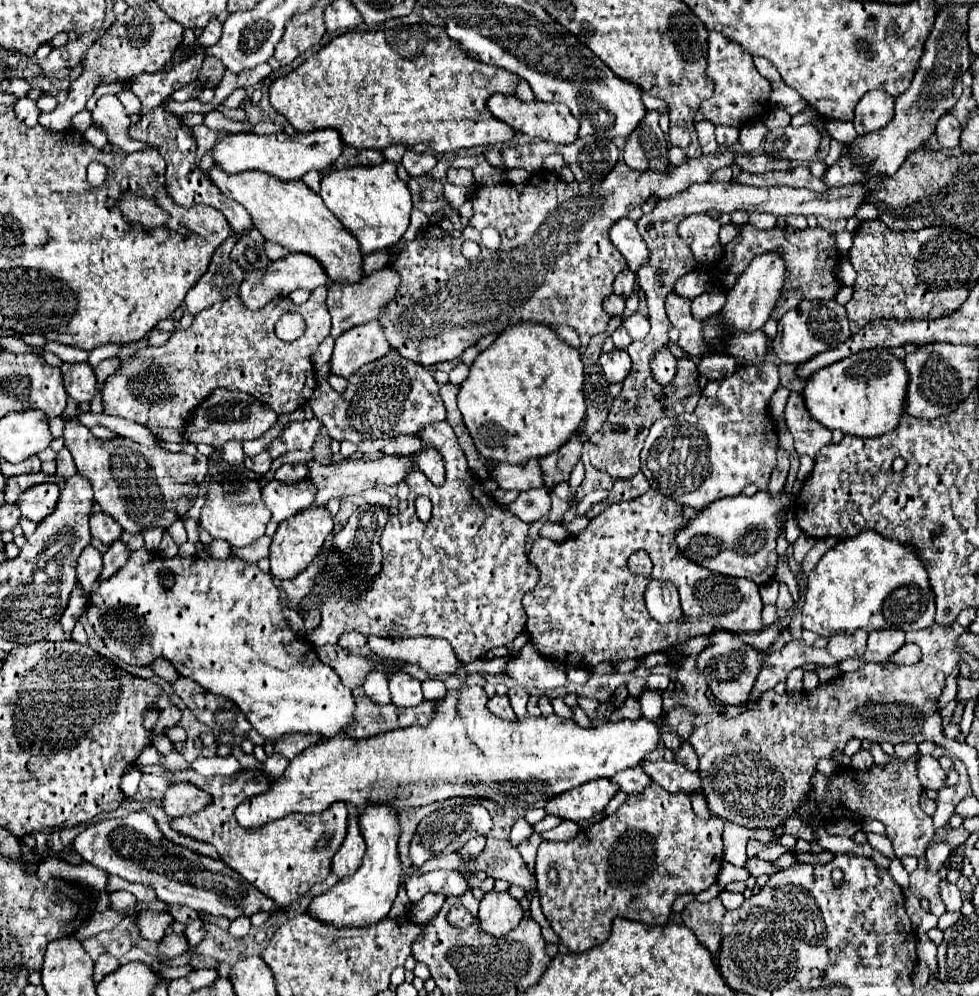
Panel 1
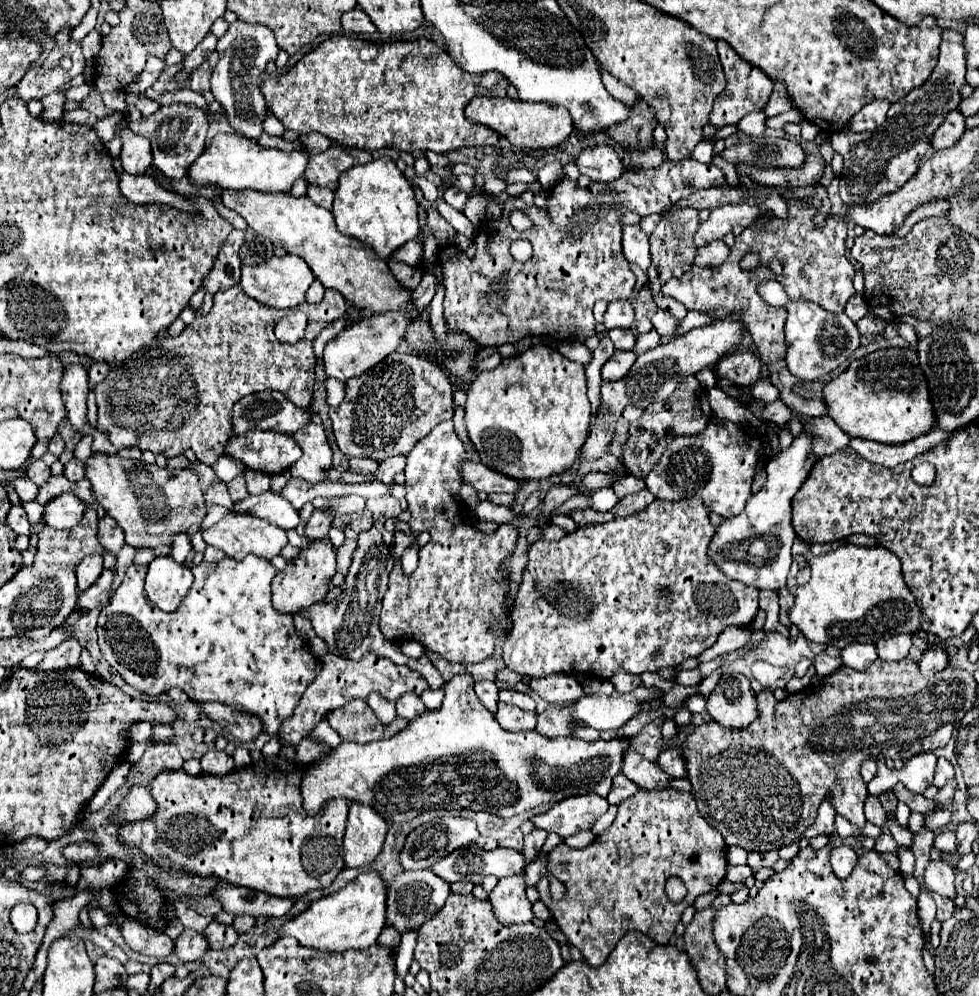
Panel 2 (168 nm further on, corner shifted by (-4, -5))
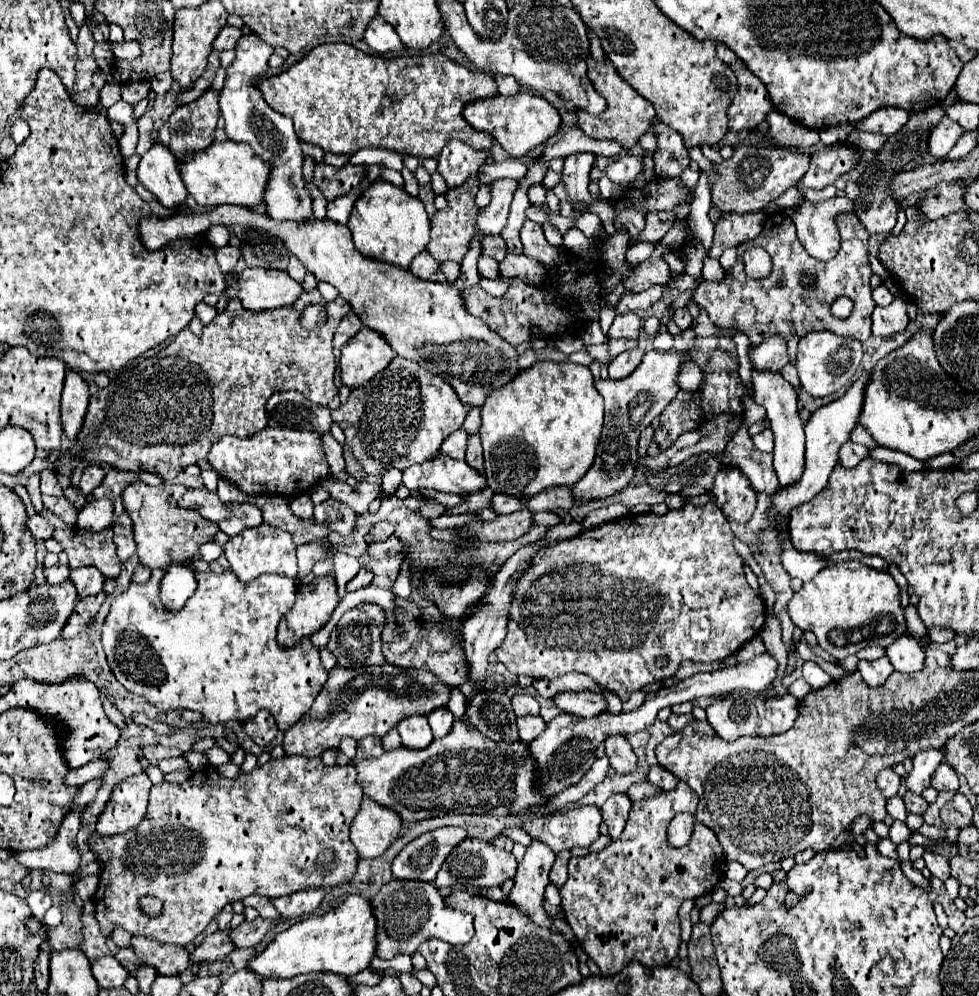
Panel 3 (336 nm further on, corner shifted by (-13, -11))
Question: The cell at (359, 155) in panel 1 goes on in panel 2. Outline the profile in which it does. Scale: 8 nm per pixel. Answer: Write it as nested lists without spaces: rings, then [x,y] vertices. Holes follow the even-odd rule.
[[[331,145],[327,151],[311,153],[309,163],[305,169],[305,179],[311,185],[337,189],[337,177],[351,169],[353,165],[365,165],[373,157],[369,151],[353,149],[353,147],[341,147]]]

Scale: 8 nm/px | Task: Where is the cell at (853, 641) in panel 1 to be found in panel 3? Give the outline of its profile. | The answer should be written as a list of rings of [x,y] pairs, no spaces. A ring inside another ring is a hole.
[[[880,657],[876,661],[860,661],[858,671],[870,687],[880,687],[886,681],[886,677],[894,671],[894,667],[886,657]]]

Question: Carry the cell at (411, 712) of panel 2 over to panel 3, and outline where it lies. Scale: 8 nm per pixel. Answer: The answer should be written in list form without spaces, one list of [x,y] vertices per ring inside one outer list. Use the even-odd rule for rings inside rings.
[[[412,715],[410,719],[402,719],[402,723],[398,723],[396,729],[402,737],[402,745],[408,749],[424,749],[434,739],[428,719],[420,717],[420,715]]]

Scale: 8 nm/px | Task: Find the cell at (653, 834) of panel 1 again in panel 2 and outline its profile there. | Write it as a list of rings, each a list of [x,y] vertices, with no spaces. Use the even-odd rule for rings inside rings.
[[[639,789],[633,797],[629,797],[619,805],[613,825],[603,835],[595,837],[591,845],[587,845],[585,849],[573,849],[563,843],[547,855],[549,857],[547,867],[551,875],[565,885],[563,899],[555,901],[551,897],[549,879],[541,879],[537,889],[541,893],[541,901],[549,907],[565,937],[585,955],[585,961],[591,967],[601,967],[607,961],[609,953],[615,949],[617,941],[629,931],[639,931],[655,939],[655,943],[667,945],[671,935],[675,933],[681,913],[689,905],[693,905],[695,897],[717,889],[717,885],[723,881],[727,871],[725,853],[727,847],[721,833],[717,833],[717,829],[713,829],[705,819],[699,817],[691,793],[673,791],[673,789],[669,791]],[[669,877],[683,879],[687,887],[687,895],[681,903],[671,903],[667,899],[665,883]]]

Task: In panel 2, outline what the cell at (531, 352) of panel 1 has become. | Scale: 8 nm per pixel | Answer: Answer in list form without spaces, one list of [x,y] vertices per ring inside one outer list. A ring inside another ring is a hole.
[[[531,347],[521,355],[505,357],[505,361],[493,371],[481,371],[467,389],[465,425],[481,463],[513,479],[539,481],[567,471],[589,435],[589,423],[591,403],[587,399],[585,367],[569,361],[561,353],[549,351],[549,357],[537,357],[537,349]]]

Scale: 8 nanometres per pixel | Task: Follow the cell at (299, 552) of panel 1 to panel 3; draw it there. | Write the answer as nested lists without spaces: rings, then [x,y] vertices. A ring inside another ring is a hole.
[[[334,575],[314,577],[312,583],[298,587],[298,599],[278,625],[278,643],[290,647],[302,637],[316,633],[338,605],[338,589]]]

